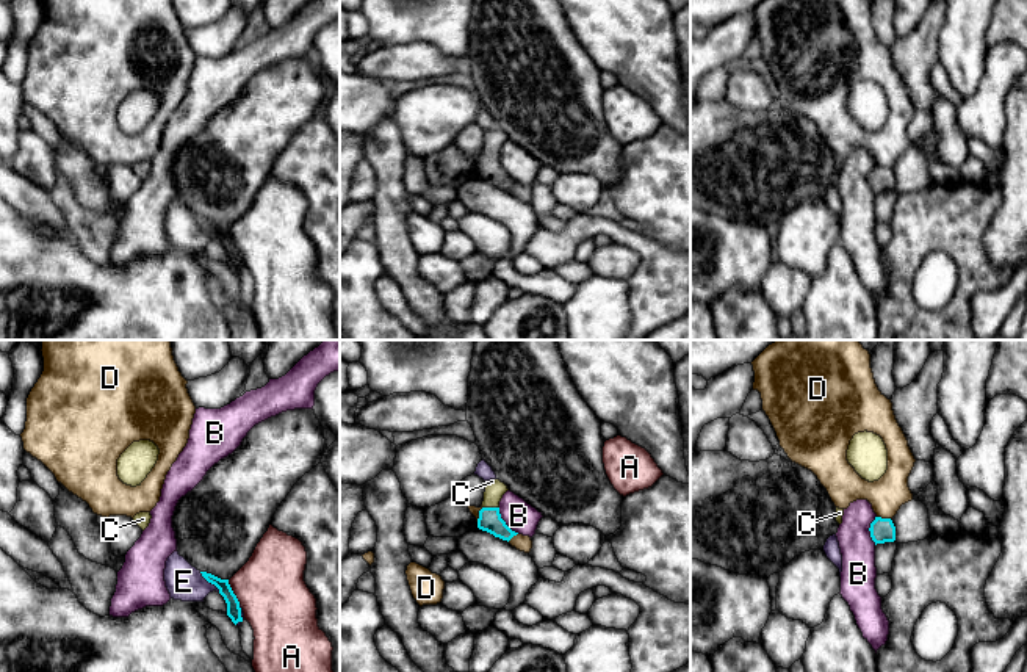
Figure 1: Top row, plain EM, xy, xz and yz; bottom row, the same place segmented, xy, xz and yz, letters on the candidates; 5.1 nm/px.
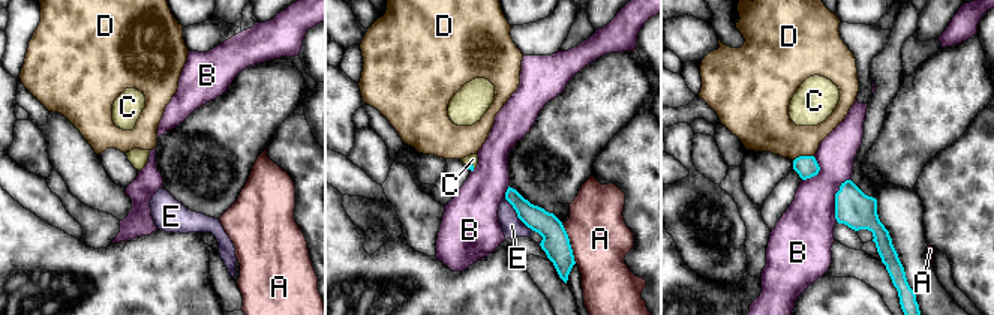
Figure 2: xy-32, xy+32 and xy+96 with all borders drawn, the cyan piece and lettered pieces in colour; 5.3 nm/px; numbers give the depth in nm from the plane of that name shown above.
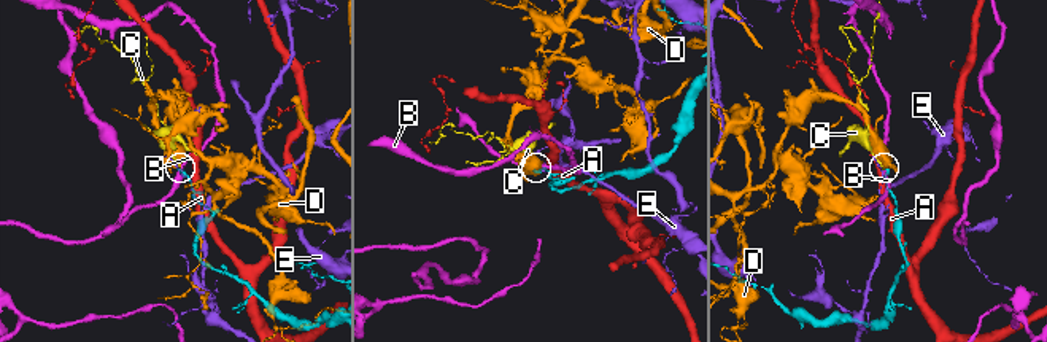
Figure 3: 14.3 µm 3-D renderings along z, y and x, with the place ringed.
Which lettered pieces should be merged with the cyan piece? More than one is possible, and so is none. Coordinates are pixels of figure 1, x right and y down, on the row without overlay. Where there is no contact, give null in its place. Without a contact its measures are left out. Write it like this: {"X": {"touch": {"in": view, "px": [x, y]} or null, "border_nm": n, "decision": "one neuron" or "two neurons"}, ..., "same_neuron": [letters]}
{"A": {"touch": {"in": "xy", "px": [232, 242]}, "border_nm": 140, "decision": "two neurons"}, "B": {"touch": {"in": "xz", "px": [504, 171]}, "border_nm": 170, "decision": "two neurons"}, "C": {"touch": {"in": "xz", "px": [490, 157]}, "border_nm": 90, "decision": "one neuron"}, "D": {"touch": {"in": "yz", "px": [883, 168]}, "border_nm": 70, "decision": "two neurons"}, "E": {"touch": {"in": "xy", "px": [210, 231]}, "border_nm": 150, "decision": "two neurons"}, "same_neuron": ["C"]}

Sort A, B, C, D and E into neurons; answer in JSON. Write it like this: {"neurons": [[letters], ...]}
{"neurons": [["A"], ["B"], ["C"], ["D"], ["E"]]}

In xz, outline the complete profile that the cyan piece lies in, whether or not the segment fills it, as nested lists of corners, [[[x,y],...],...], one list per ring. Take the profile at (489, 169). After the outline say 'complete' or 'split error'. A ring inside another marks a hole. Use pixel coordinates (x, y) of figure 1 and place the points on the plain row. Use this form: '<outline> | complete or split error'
[[[499,128],[485,130],[485,141],[482,158],[479,160],[477,177],[509,191],[518,182],[512,180],[499,163],[499,150],[507,139],[507,135]]] | split error

